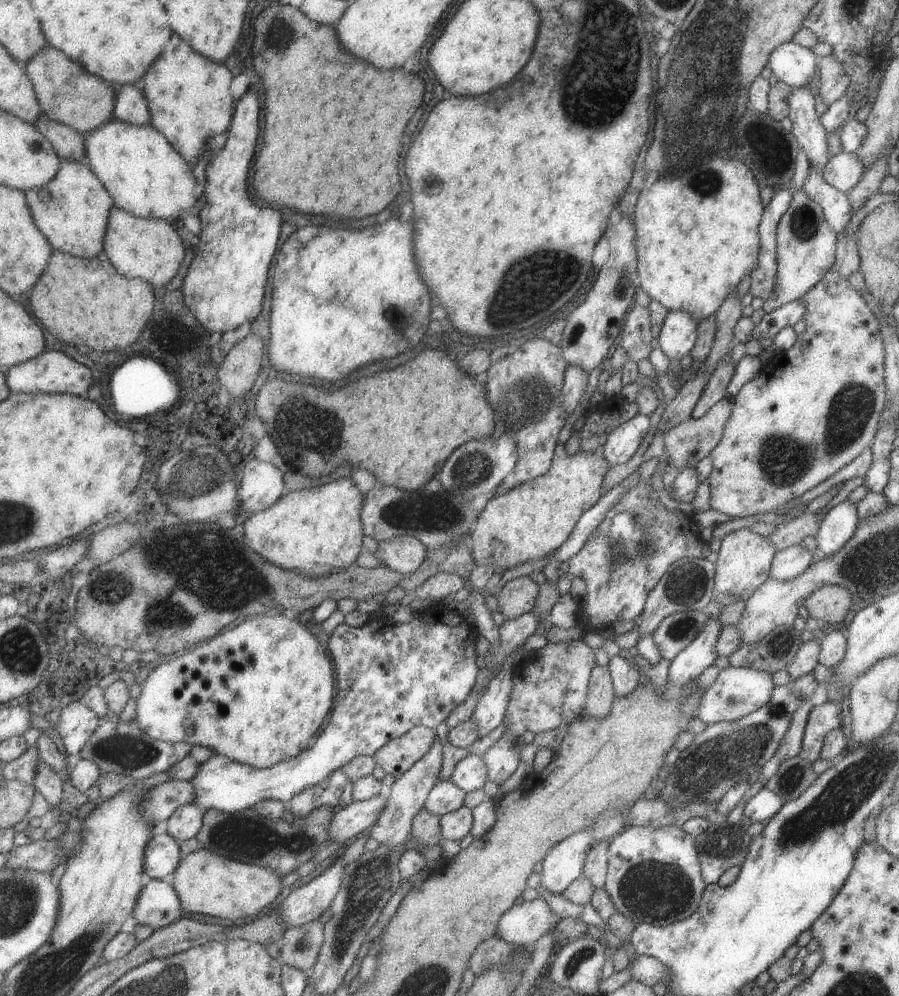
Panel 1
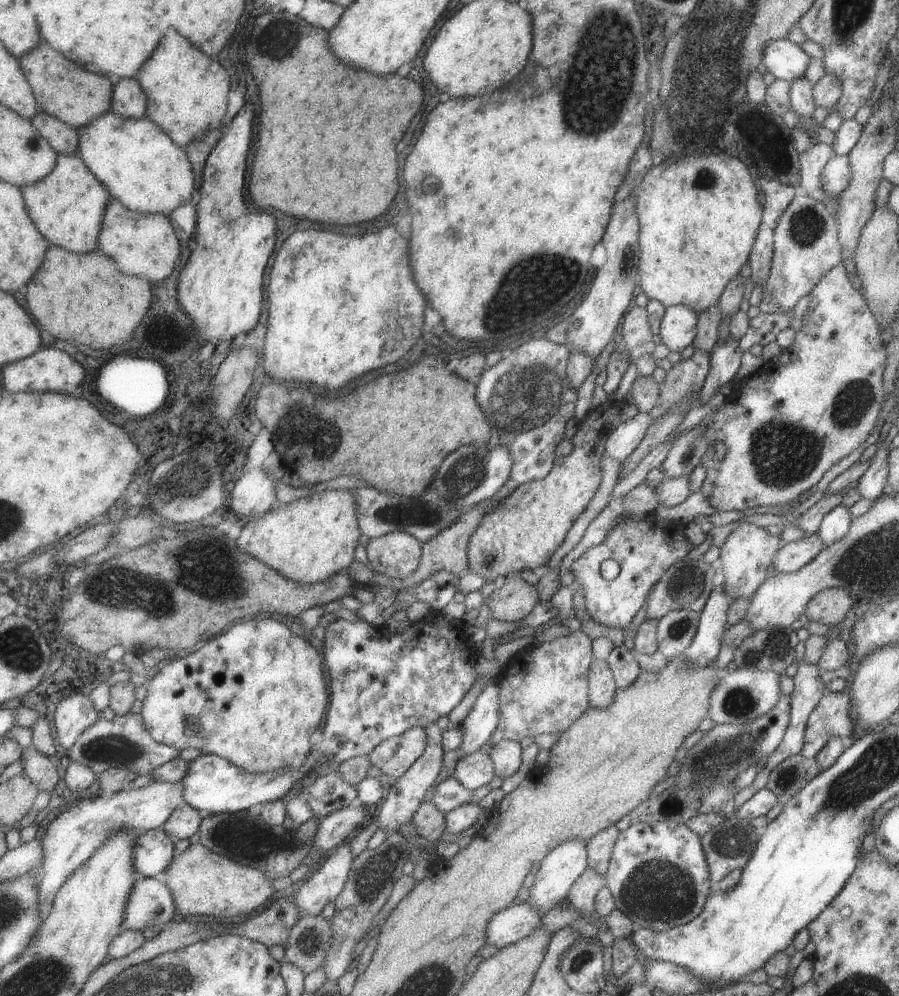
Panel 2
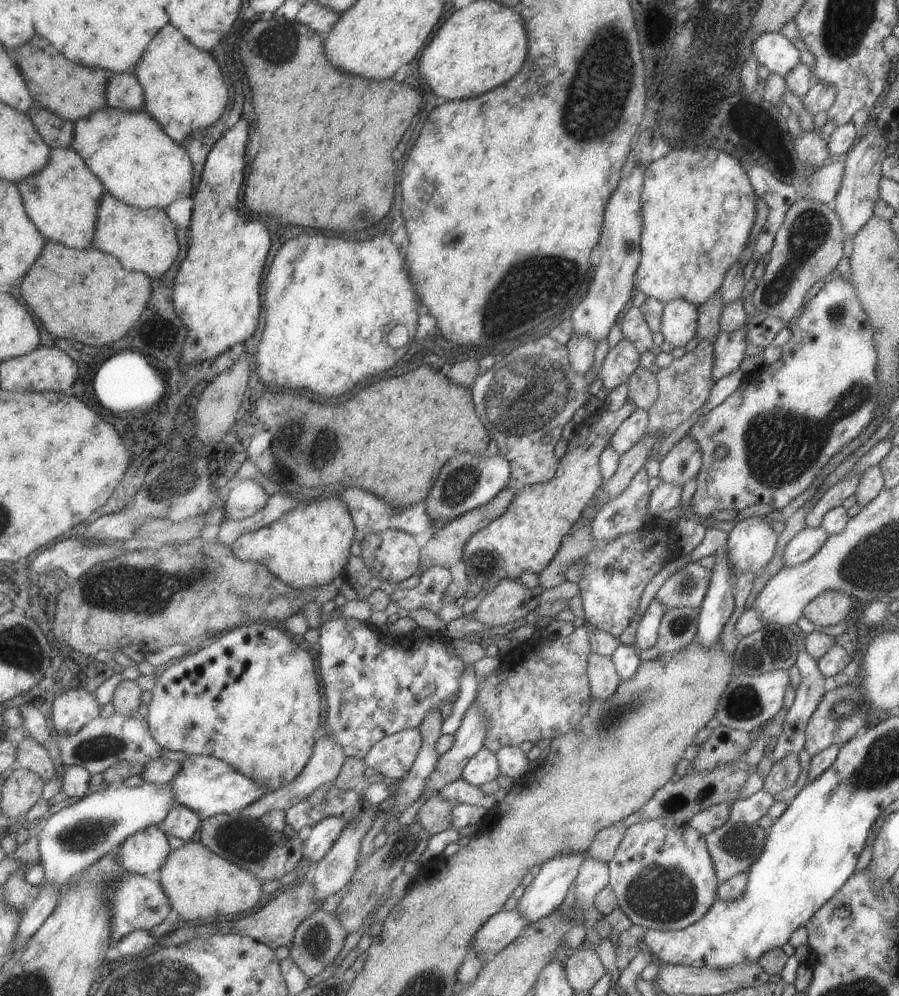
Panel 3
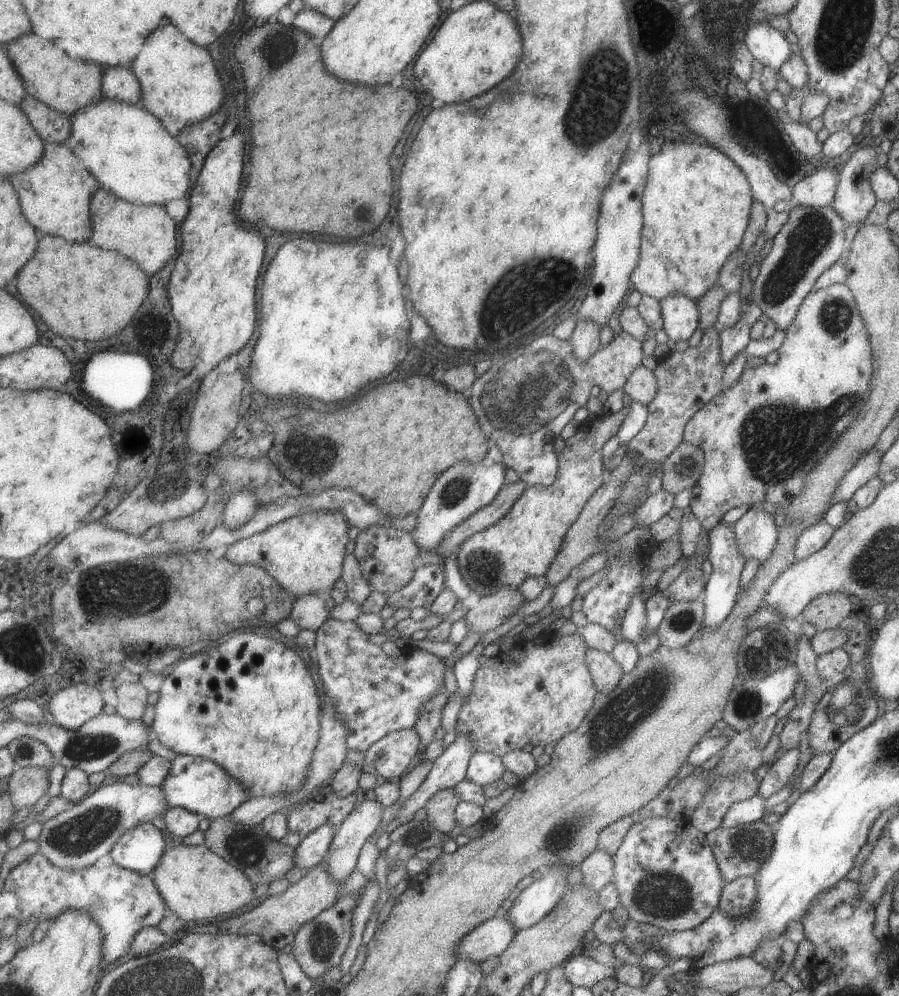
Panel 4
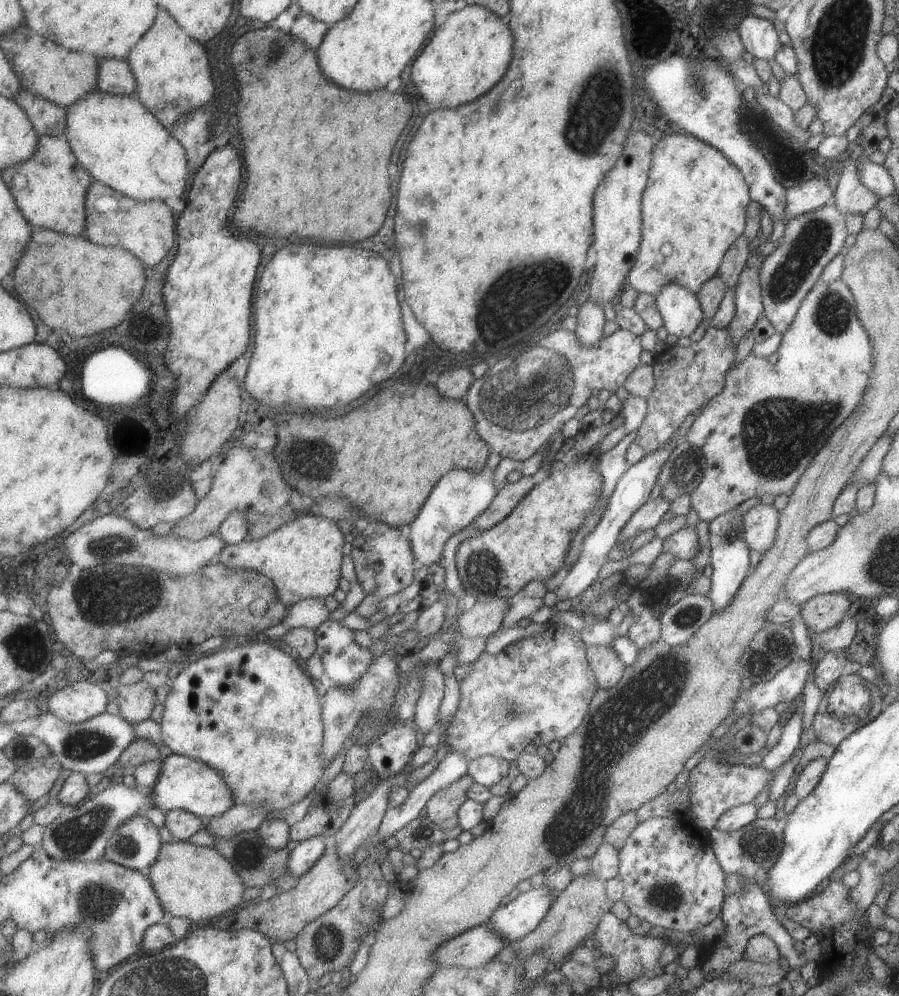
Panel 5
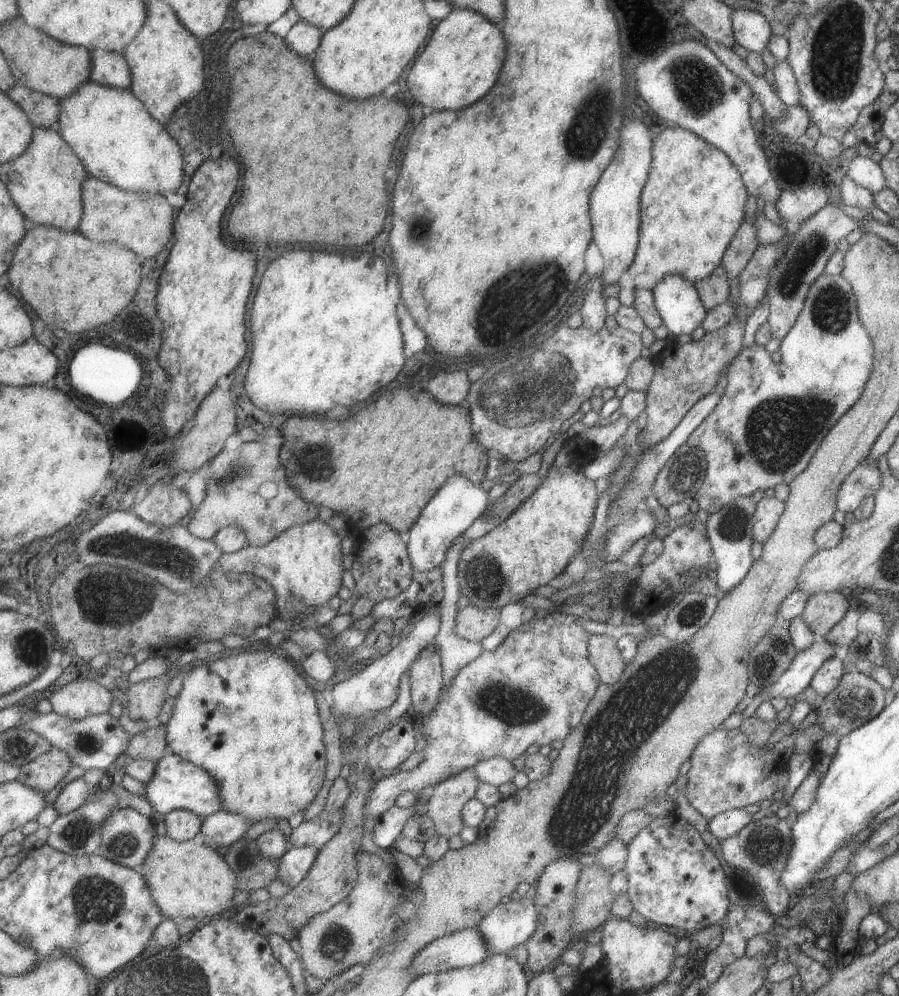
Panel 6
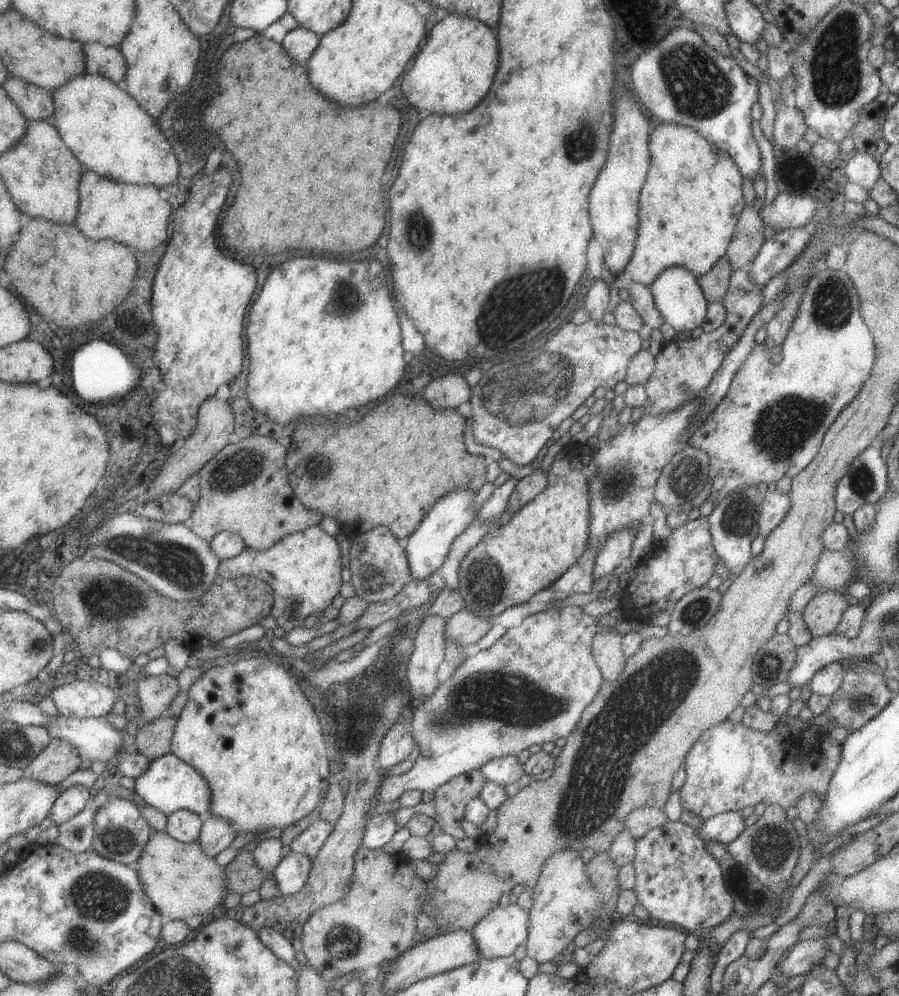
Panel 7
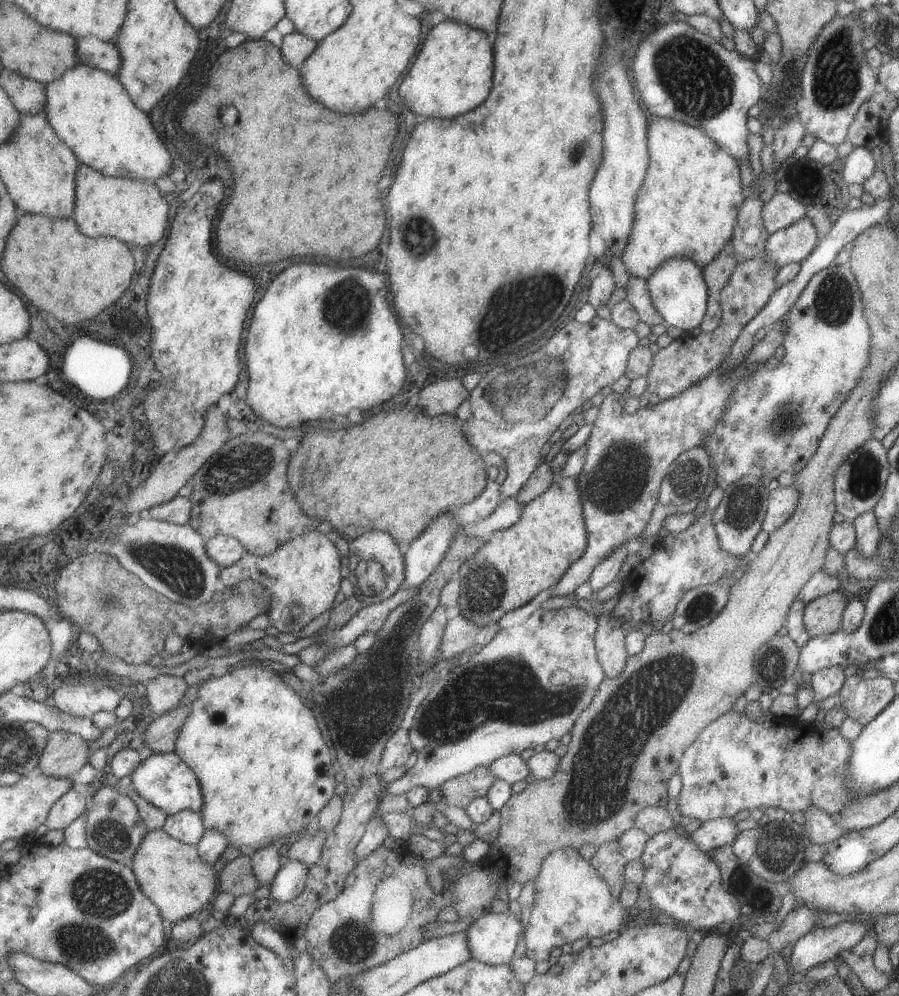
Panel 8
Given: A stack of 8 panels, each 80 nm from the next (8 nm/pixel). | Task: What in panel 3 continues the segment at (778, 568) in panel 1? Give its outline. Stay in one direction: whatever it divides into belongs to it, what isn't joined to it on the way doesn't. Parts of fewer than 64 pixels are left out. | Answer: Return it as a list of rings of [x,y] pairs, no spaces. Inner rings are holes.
[[[820,526],[804,527],[785,545],[782,559],[785,567],[792,567],[811,558],[827,540],[828,534]]]

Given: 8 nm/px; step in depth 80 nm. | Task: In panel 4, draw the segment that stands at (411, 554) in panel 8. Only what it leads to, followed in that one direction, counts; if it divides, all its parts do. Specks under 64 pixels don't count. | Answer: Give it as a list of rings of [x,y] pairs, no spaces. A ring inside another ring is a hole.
[[[459,461],[445,469],[423,499],[423,504],[416,512],[415,526],[409,534],[418,548],[418,552],[440,552],[443,537],[461,524],[468,516],[488,505],[503,484],[505,466],[502,463],[492,463],[487,466],[484,462],[471,464]]]

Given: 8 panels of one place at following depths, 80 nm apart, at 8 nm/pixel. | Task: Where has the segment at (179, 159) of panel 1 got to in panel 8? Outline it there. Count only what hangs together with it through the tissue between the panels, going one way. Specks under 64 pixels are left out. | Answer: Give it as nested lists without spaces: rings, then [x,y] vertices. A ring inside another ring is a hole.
[[[83,36],[83,38],[77,38],[77,52],[81,62],[67,70],[67,74],[61,76],[59,80],[51,81],[45,86],[48,96],[46,114],[51,126],[75,151],[81,164],[86,164],[104,175],[133,180],[157,180],[163,174],[170,172],[173,159],[169,149],[161,142],[160,134],[153,126],[149,114],[135,104],[119,77],[123,59],[118,45],[105,42],[97,36]]]

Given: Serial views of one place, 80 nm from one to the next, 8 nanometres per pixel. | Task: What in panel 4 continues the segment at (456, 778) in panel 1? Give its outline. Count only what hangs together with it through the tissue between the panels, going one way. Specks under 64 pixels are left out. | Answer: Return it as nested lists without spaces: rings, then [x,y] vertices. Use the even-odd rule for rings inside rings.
[[[475,751],[468,760],[466,778],[475,784],[485,786],[499,780],[505,770],[503,761],[495,754]]]

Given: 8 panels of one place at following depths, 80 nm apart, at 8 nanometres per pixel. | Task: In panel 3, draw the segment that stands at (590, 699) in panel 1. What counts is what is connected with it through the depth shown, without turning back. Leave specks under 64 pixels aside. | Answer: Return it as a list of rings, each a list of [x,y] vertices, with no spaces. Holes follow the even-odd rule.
[[[591,653],[586,661],[586,673],[592,698],[599,700],[609,698],[621,681],[611,659]]]

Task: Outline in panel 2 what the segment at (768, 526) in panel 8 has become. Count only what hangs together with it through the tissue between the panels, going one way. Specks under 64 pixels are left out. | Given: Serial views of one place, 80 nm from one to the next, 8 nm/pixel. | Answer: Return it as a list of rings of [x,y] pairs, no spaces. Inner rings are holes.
[[[741,521],[737,528],[731,531],[721,544],[719,559],[723,578],[721,590],[730,599],[749,598],[756,588],[766,579],[766,570],[773,562],[776,552],[782,543],[779,537],[767,534],[763,528]]]

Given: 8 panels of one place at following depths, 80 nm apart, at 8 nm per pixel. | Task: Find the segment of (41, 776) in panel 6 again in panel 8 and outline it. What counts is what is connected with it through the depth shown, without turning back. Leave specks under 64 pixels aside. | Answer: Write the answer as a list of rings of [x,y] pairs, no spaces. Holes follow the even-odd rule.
[[[52,731],[40,770],[49,776],[70,777],[89,762],[89,742],[77,733]]]

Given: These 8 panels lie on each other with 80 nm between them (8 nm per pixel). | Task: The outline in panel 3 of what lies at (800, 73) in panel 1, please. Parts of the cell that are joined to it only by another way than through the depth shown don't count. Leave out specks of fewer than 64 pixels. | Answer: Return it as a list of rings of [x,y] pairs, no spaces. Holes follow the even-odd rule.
[[[779,31],[762,32],[752,41],[750,52],[769,73],[785,76],[799,62],[799,51]]]

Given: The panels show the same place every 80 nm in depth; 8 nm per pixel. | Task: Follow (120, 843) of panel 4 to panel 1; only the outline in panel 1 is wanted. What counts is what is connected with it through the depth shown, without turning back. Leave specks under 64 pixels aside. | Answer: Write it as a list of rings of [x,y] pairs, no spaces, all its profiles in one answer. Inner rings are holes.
[[[171,834],[154,836],[154,839],[147,844],[146,866],[147,875],[153,879],[161,879],[168,874],[175,874],[180,864],[181,848],[179,843]]]

